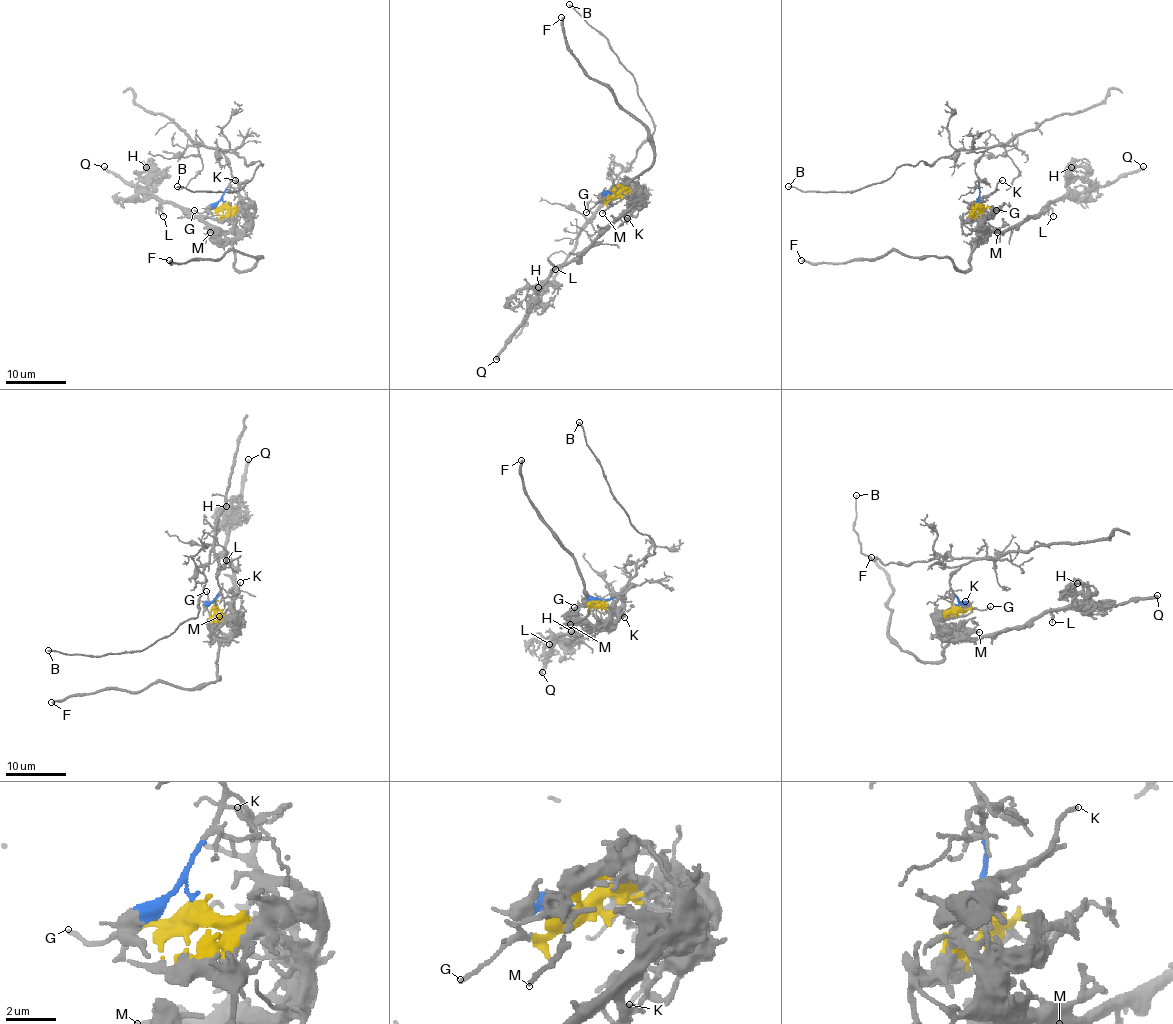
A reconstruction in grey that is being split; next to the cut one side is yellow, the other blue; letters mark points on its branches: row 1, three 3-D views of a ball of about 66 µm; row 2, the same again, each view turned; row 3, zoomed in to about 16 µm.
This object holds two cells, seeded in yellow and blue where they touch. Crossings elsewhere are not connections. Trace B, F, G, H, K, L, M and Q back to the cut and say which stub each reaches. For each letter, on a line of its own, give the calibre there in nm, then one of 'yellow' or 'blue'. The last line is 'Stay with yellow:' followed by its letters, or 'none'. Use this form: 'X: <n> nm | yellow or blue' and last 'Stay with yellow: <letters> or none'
B: 170 nm | blue
F: 300 nm | yellow
G: 160 nm | yellow
H: 240 nm | yellow
K: 140 nm | yellow
L: 150 nm | yellow
M: 190 nm | yellow
Q: 440 nm | yellow
Stay with yellow: F, G, H, K, L, M, Q

